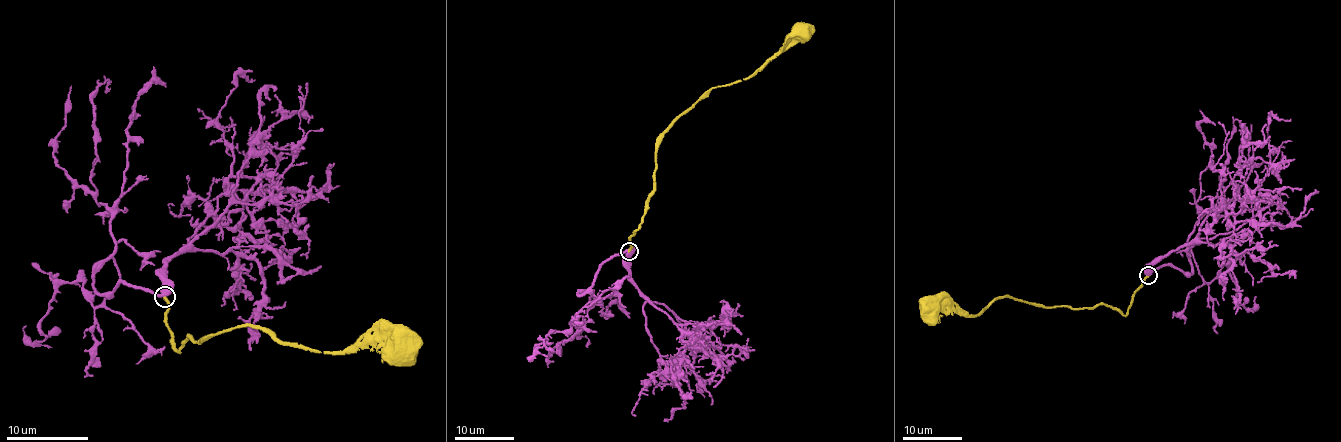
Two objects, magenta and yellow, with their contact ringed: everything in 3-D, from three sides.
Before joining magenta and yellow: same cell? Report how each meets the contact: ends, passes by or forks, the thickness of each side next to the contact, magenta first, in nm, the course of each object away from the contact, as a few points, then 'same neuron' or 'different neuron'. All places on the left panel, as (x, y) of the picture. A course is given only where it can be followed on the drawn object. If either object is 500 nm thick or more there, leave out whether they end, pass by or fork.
500/300 nm | magenta via (164, 295), (94, 287), (115, 250), (92, 172), (94, 91), (108, 79), (106, 93) | yellow via (164, 297), (178, 351), (191, 336), (199, 342), (238, 326), (333, 353), (390, 338), (421, 344) | same neuron

